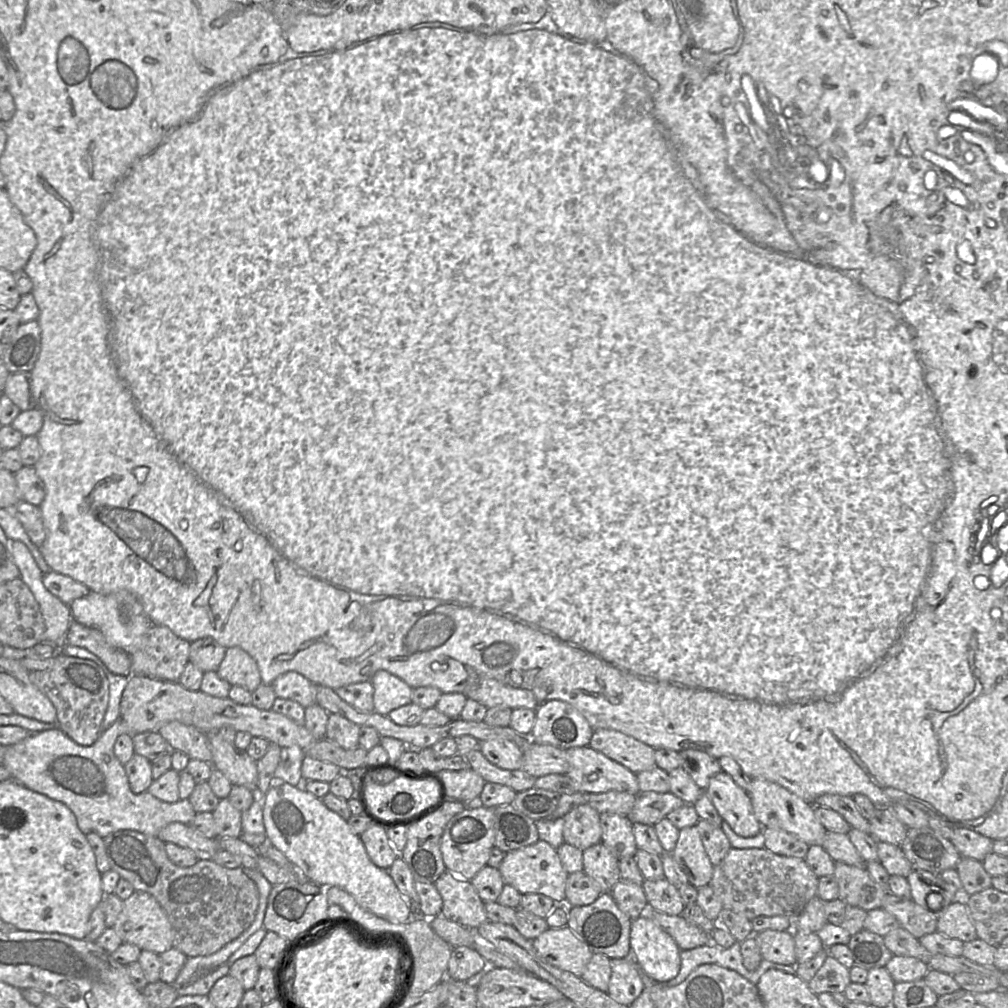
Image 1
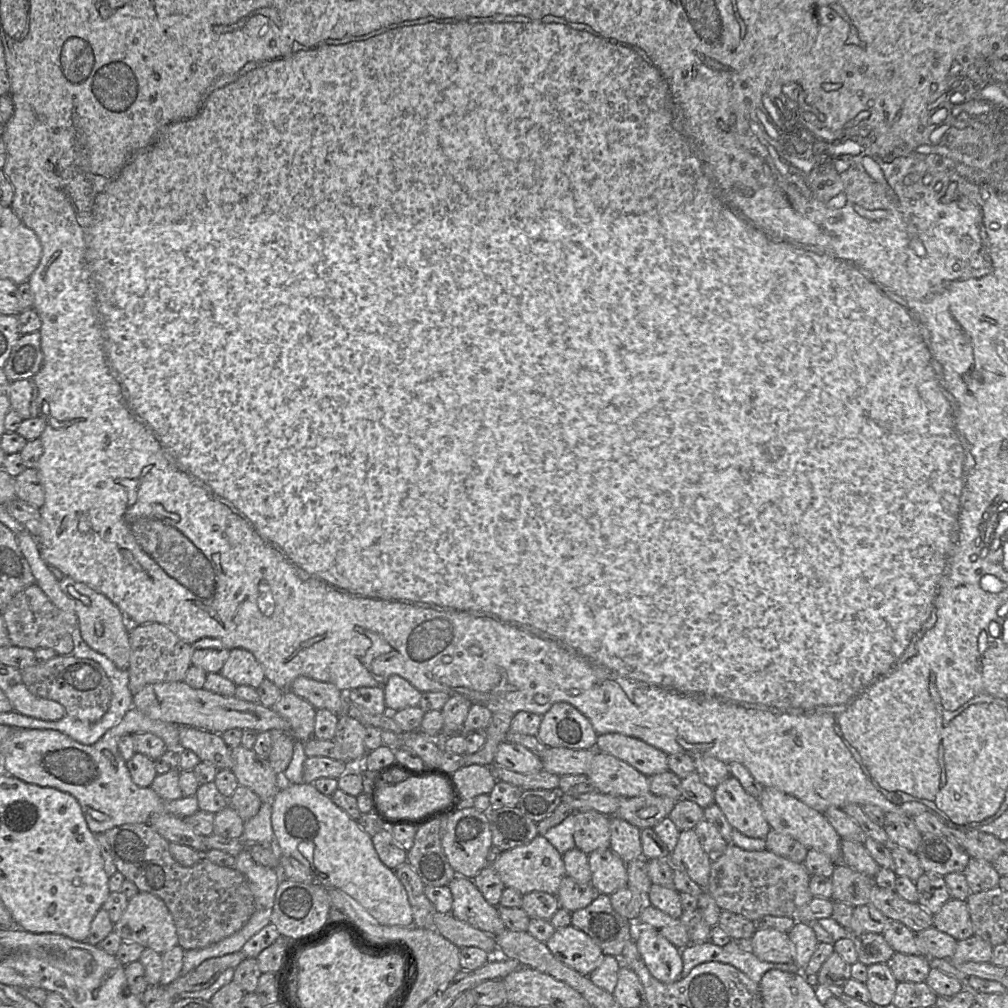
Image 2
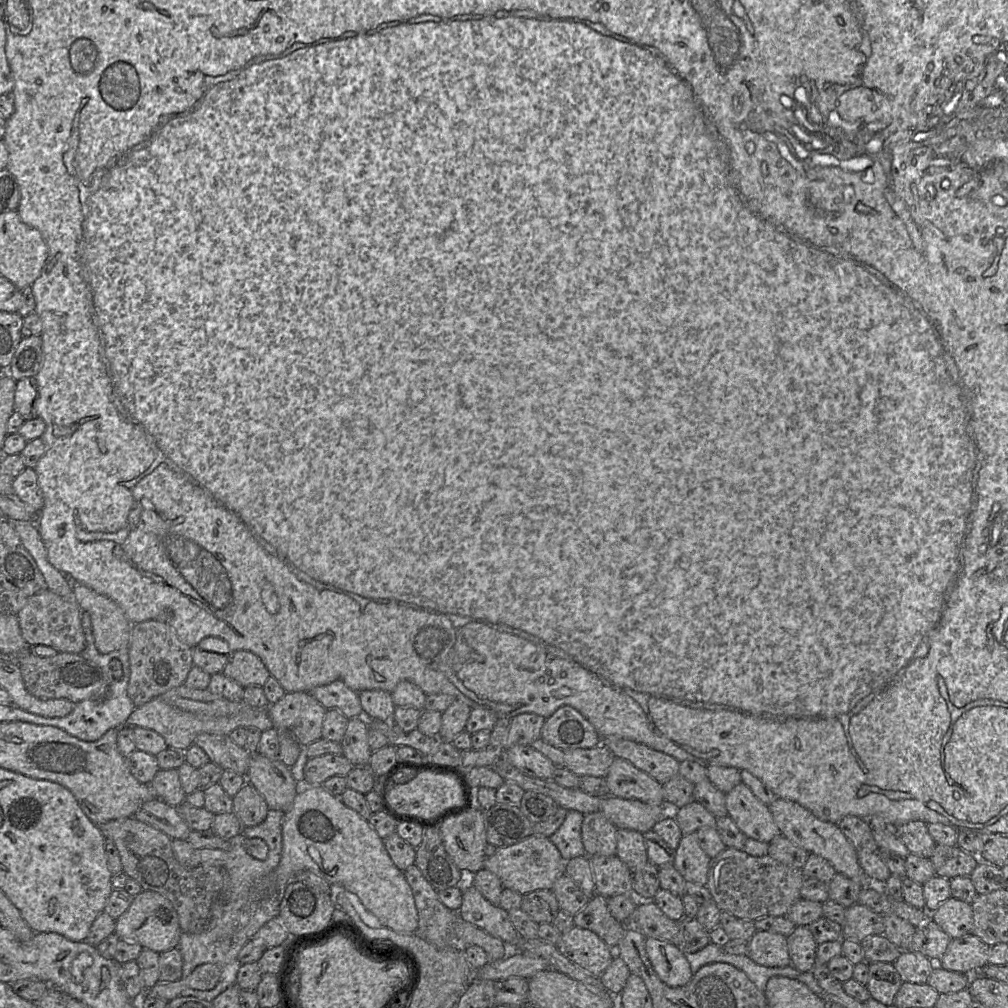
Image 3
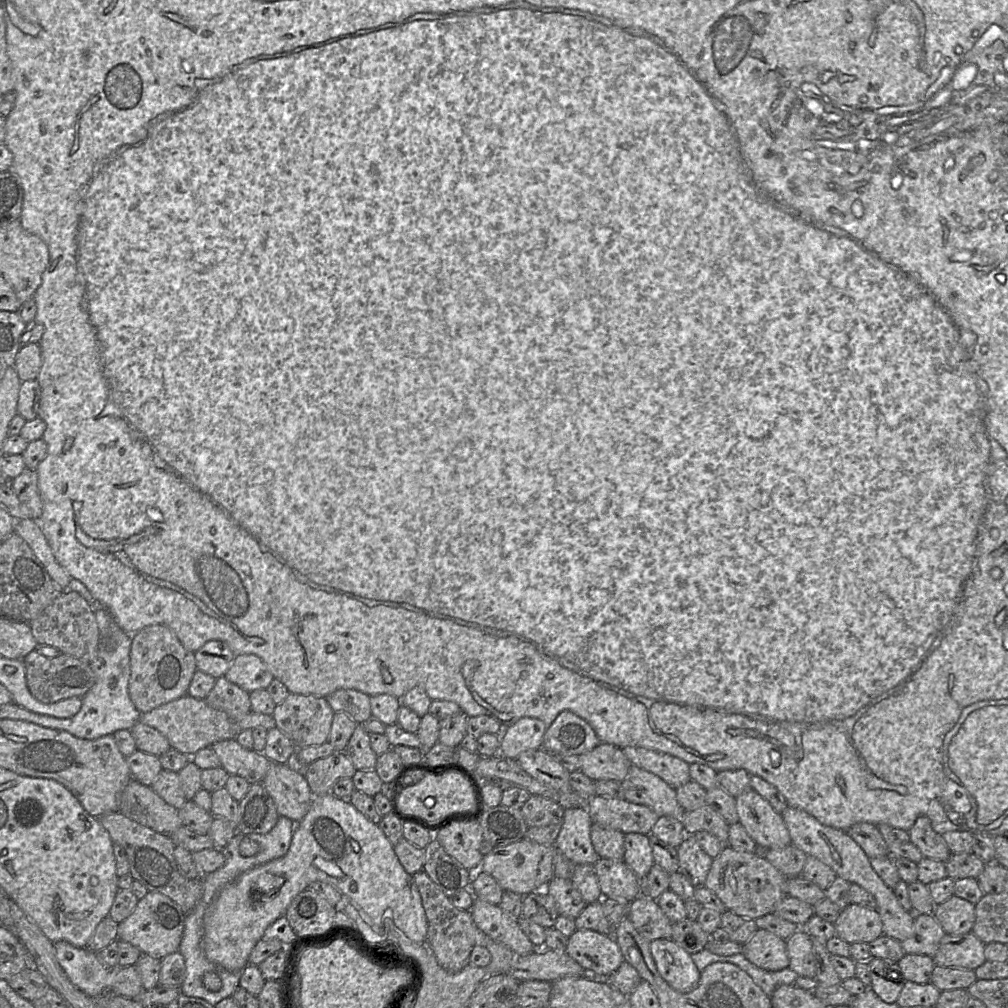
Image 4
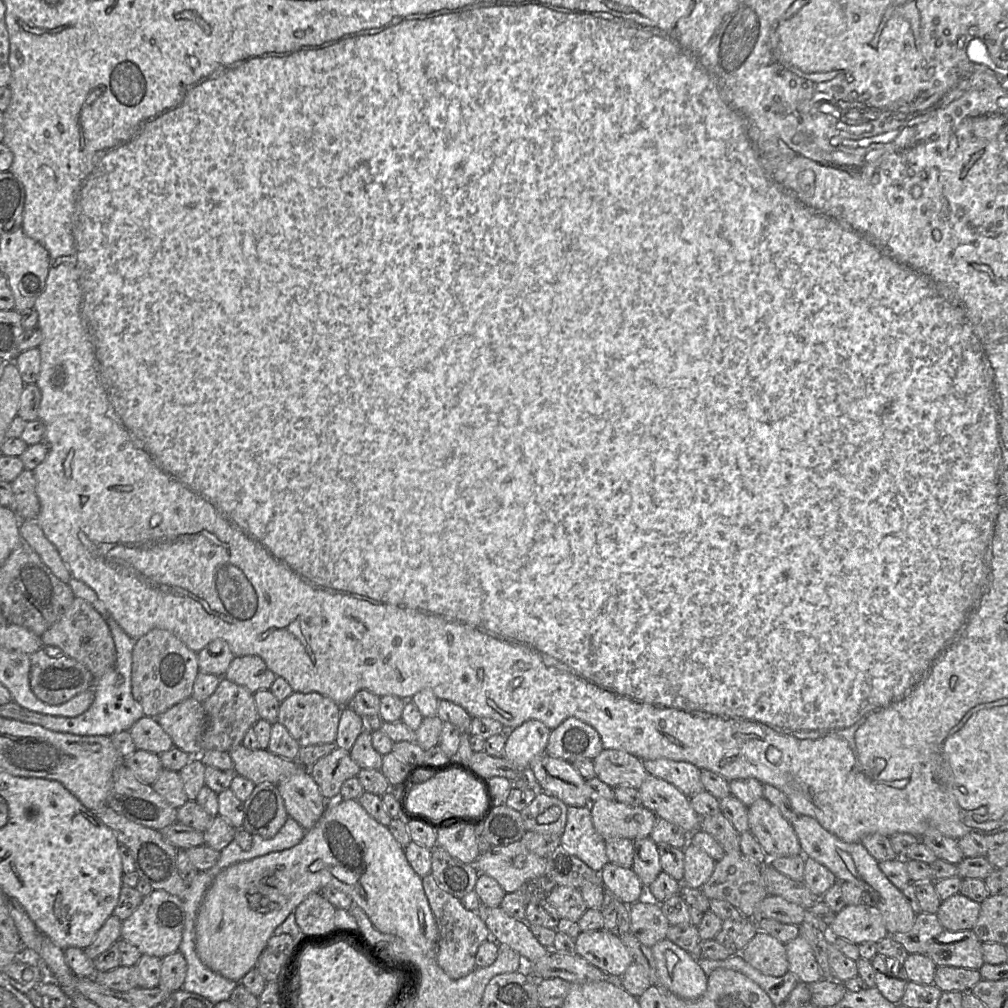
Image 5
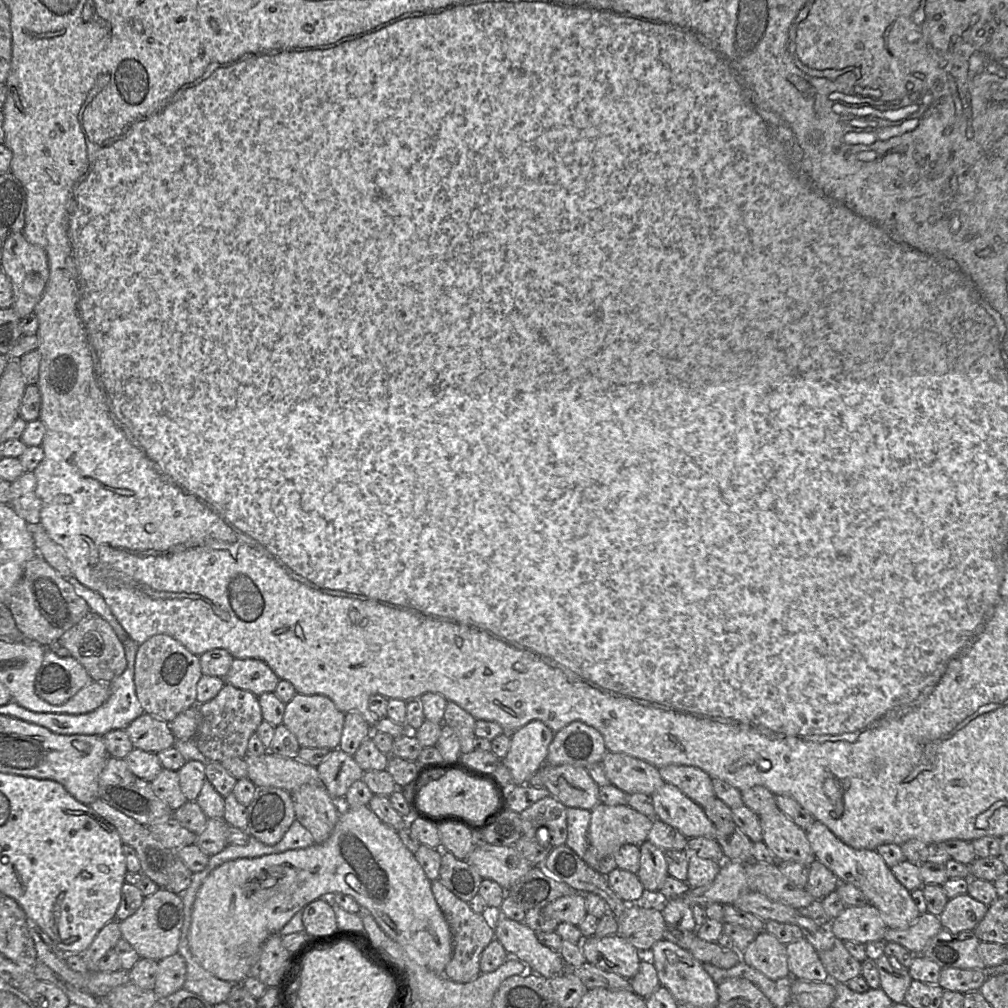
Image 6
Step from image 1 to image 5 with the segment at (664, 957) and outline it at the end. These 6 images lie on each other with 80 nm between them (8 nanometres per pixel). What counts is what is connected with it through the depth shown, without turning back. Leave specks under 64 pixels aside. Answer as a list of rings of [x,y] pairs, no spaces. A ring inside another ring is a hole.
[[[668,938],[651,947],[661,985],[685,999],[697,999],[706,989],[708,976],[694,955]]]

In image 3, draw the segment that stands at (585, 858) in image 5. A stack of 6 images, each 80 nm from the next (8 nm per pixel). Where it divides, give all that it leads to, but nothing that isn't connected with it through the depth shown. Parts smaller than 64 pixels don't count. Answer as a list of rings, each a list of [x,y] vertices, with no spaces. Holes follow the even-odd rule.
[[[568,810],[562,825],[549,837],[550,841],[559,850],[565,862],[572,858],[586,855],[581,839],[583,818],[584,814],[581,812]]]

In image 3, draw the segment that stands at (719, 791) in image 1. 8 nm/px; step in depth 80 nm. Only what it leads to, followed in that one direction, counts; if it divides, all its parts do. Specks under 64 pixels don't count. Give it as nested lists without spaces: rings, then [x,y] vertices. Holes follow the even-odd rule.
[[[742,782],[726,793],[726,808],[728,816],[748,838],[769,843],[781,834],[769,806],[761,802]]]

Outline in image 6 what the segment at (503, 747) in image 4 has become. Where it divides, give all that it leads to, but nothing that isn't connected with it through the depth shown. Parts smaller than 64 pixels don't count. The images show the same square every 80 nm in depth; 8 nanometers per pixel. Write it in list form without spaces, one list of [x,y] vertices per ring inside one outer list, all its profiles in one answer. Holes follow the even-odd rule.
[[[539,720],[530,721],[514,732],[508,733],[511,733],[511,742],[503,764],[510,771],[514,785],[533,783],[534,776],[546,764],[548,747],[555,733]]]

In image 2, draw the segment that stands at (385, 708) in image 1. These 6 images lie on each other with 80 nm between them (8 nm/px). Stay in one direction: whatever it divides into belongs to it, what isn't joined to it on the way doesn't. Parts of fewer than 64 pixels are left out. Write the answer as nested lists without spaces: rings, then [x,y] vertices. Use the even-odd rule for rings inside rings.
[[[392,675],[383,687],[384,701],[387,712],[418,707],[422,693],[407,680],[398,675]]]

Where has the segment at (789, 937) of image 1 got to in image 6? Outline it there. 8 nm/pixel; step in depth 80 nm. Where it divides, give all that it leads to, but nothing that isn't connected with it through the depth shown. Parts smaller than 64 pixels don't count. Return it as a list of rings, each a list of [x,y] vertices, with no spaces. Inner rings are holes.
[[[766,931],[758,932],[741,956],[746,964],[771,979],[790,976],[786,945]]]

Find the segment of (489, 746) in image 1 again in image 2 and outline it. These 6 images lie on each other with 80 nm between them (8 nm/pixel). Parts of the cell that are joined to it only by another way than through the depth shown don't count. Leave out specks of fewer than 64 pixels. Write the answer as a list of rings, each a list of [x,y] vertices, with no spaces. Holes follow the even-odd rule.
[[[509,741],[499,744],[494,764],[522,774],[537,773],[543,770],[542,760],[537,754]]]

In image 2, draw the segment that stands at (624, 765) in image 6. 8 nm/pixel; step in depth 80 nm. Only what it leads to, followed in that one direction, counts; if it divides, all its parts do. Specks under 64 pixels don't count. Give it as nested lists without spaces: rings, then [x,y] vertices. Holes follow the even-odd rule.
[[[547,747],[544,755],[540,758],[543,763],[543,770],[548,773],[558,776],[575,774],[587,775],[595,751],[595,749]]]

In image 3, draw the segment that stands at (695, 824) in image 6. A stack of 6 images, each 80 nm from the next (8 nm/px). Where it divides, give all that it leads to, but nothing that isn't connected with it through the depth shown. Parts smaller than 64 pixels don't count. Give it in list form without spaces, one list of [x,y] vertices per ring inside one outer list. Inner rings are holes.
[[[615,757],[604,779],[610,796],[665,804],[662,784],[627,760]]]

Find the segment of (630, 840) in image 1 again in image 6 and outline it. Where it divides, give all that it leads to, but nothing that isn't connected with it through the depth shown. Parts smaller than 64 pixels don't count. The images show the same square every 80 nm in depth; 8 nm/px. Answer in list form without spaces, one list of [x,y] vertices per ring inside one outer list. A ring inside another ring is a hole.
[[[648,840],[639,845],[640,868],[637,876],[647,895],[658,897],[658,893],[668,874],[665,852]]]

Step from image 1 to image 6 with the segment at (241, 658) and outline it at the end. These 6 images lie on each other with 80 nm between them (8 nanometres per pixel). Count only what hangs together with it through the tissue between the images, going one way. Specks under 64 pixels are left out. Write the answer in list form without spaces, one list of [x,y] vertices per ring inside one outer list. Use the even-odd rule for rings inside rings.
[[[234,658],[224,679],[226,683],[256,696],[274,692],[280,681],[265,662],[253,658]]]

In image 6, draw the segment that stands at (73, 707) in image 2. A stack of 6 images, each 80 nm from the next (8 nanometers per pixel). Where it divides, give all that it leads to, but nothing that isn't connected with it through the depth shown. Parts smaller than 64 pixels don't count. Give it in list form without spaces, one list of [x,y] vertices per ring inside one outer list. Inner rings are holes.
[[[46,648],[36,675],[35,691],[49,704],[62,705],[90,681],[85,668],[74,657],[59,657]]]

